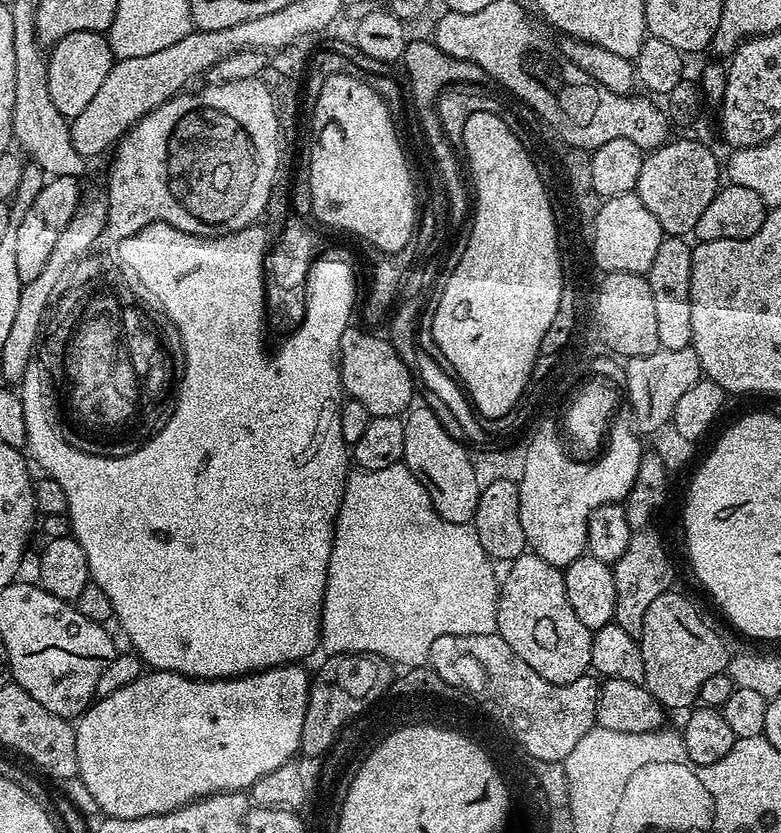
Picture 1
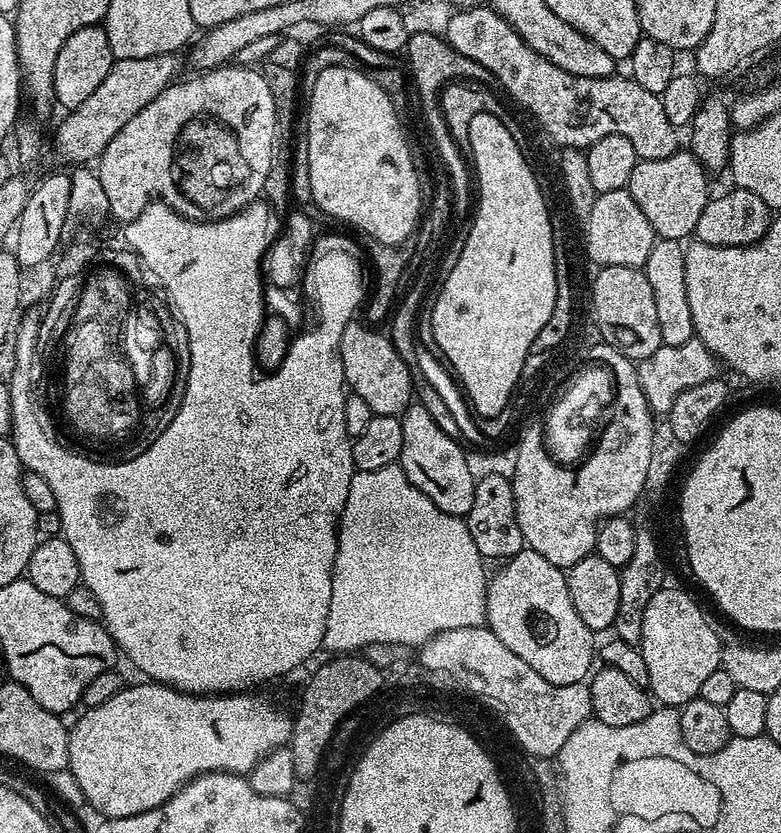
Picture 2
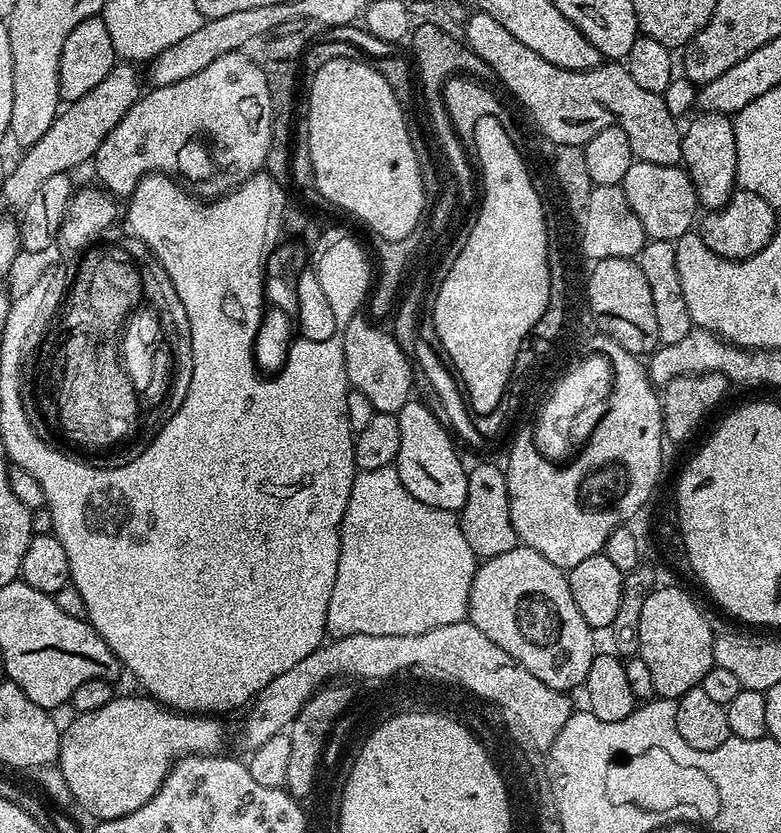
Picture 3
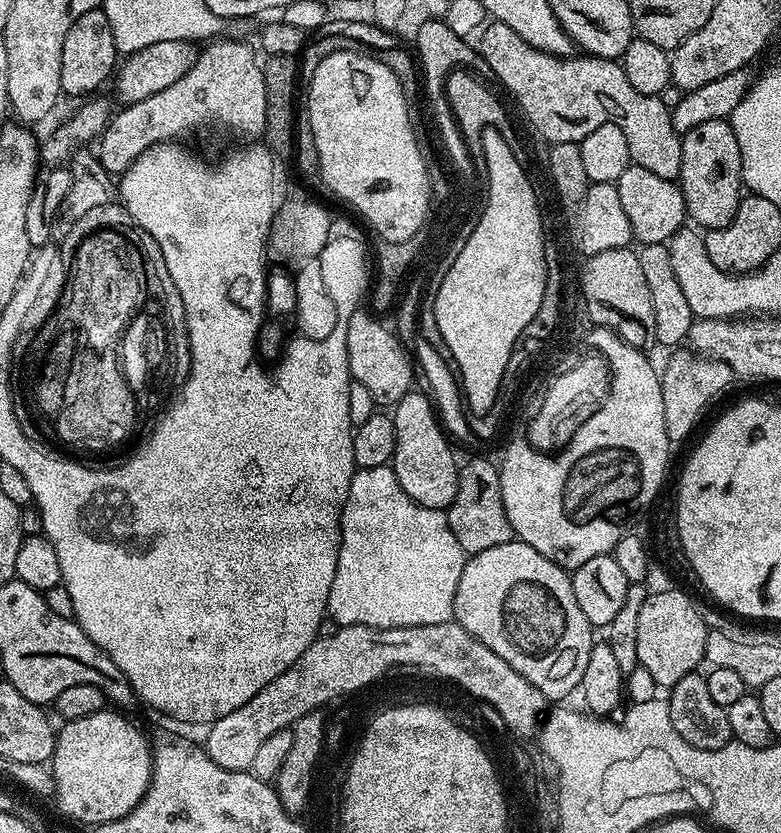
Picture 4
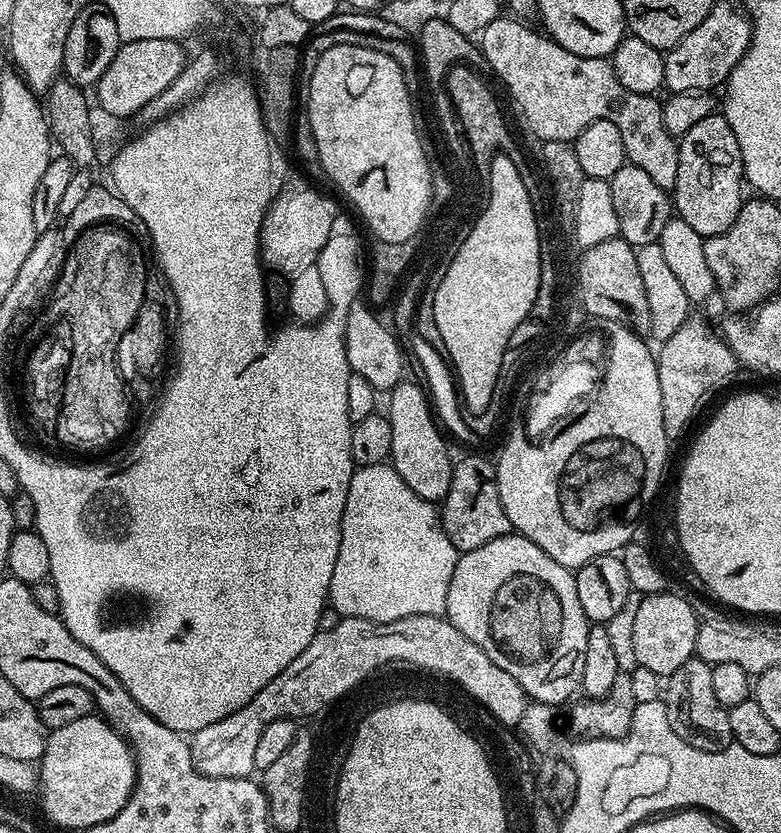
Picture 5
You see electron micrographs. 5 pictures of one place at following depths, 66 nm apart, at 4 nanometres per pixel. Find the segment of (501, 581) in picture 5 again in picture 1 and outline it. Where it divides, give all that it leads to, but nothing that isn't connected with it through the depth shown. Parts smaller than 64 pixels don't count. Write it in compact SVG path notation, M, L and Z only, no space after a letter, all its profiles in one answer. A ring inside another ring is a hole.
M525 551L523 556L511 561L508 577L503 577L496 598L496 632L546 682L569 684L582 678L591 669L593 629L578 622L578 614L566 598L564 574L535 552Z

